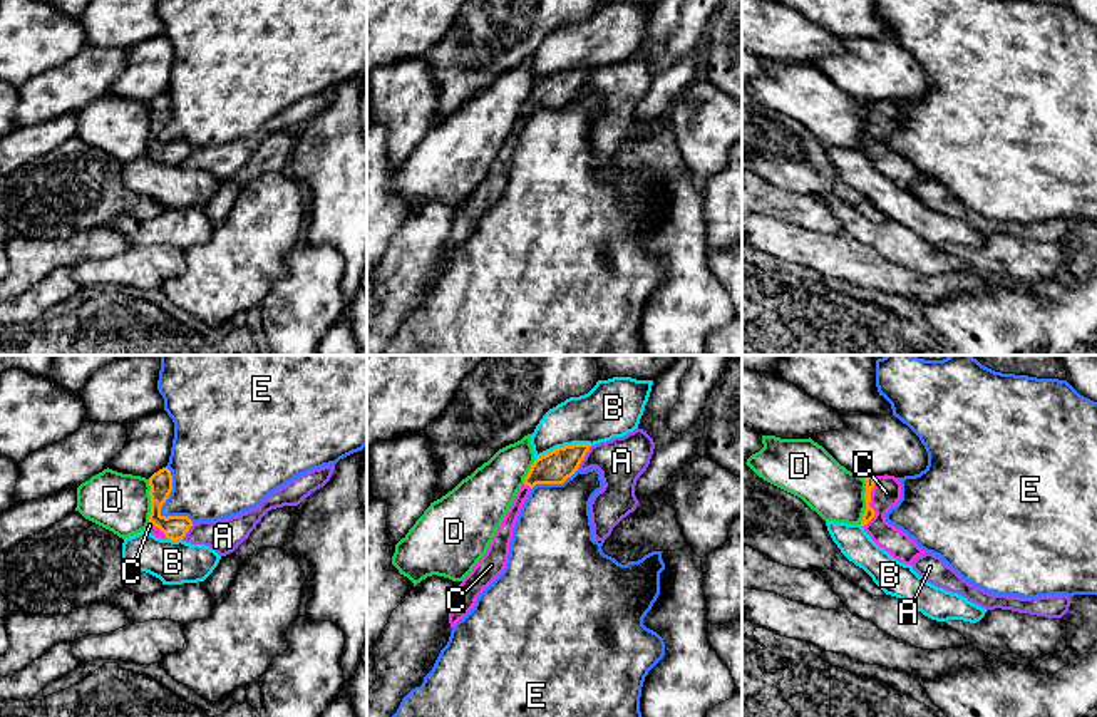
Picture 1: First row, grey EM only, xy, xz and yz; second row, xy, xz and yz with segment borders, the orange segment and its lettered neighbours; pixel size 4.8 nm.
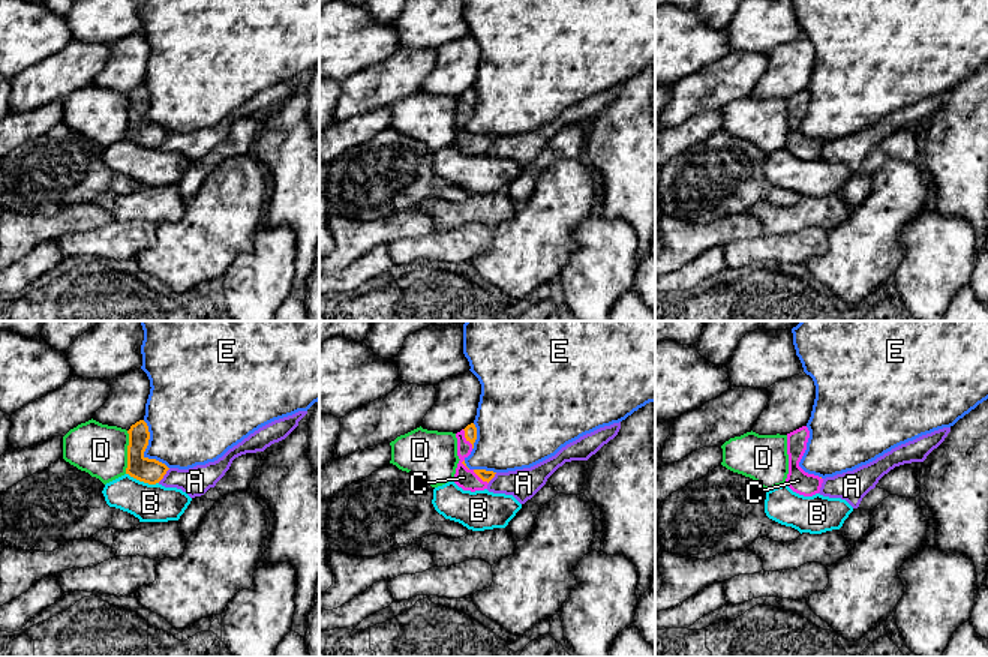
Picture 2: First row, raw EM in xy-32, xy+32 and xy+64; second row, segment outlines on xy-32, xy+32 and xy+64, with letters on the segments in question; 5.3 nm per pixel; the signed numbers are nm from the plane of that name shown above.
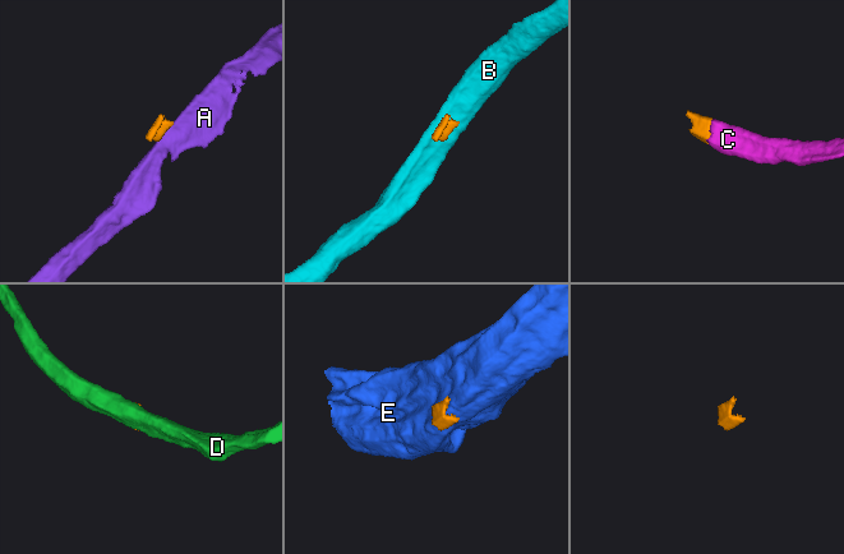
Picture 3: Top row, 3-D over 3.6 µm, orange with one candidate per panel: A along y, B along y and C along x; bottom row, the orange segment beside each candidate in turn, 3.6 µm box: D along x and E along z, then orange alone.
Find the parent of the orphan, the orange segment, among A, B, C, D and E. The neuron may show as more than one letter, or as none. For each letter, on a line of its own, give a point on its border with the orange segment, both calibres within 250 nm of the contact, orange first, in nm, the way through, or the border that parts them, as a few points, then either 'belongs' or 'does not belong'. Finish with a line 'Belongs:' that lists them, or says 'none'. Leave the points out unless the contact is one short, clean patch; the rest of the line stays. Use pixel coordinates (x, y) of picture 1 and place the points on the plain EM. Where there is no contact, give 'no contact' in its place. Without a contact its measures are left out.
A: xz (583, 82) | 160/220 nm | along xz (592, 71), (576, 92) | does not belong
B: xz (561, 72) | 160/260 nm | along xz (590, 69), (558, 71), (535, 86) | does not belong
C: yz (870, 126) | 50/140 nm | across yz (870, 138), (870, 126), (886, 118) | belongs
D: yz (866, 126) | 50/260 nm | along yz (865, 103), (865, 138), (860, 148) | does not belong
E: xy (161, 131) | 120/360 nm | does not belong
Belongs: C

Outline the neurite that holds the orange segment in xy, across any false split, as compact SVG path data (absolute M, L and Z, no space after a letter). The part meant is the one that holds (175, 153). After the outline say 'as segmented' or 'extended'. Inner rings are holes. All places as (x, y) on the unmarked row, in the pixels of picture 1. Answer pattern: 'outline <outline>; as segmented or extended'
outline M167 92L159 94L149 102L151 139L147 157L161 164L183 164L193 146L188 141L162 141L161 132L173 116L173 101Z; extended

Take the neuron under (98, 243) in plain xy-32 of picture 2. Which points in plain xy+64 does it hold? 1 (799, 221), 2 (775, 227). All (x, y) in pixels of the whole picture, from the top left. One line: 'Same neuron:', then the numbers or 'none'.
Same neuron: none

